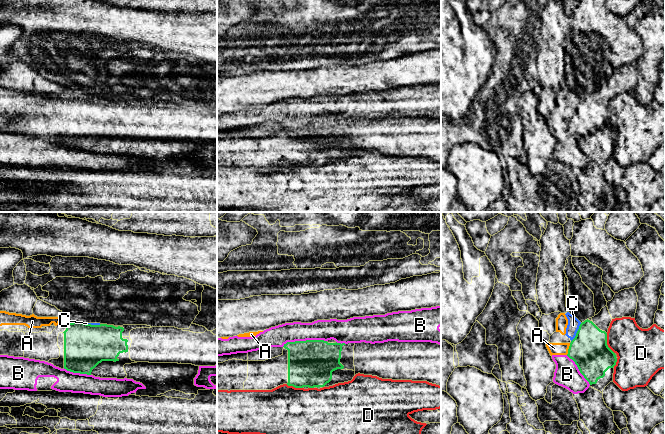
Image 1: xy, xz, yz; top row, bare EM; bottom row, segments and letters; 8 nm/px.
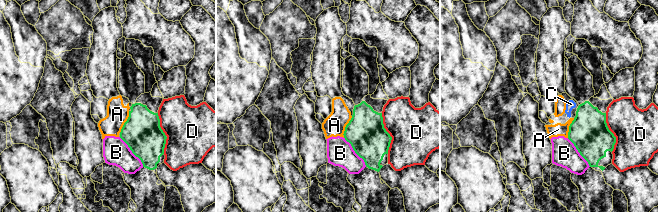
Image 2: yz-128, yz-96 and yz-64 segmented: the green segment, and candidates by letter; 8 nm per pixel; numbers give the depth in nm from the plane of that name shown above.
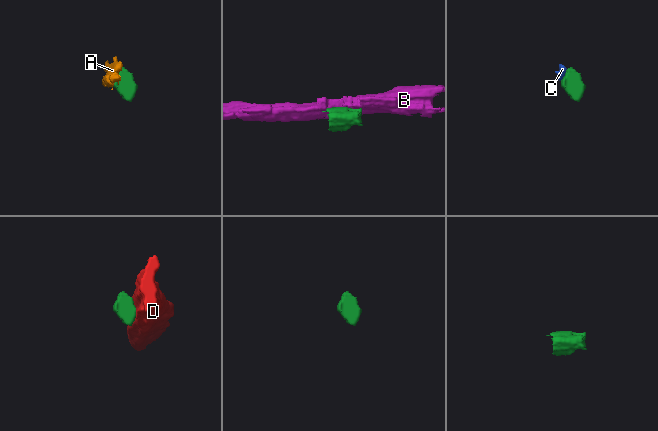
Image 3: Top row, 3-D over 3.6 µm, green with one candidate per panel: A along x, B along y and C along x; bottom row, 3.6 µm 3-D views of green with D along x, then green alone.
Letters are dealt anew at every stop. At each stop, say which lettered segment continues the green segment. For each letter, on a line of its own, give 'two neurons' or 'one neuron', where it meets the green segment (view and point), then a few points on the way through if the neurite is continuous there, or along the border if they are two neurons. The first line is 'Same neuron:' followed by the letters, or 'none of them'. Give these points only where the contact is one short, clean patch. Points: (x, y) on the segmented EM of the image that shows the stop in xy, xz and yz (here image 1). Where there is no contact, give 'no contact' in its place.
Same neuron: none of them
A: two neurons | yz (568, 349) | along yz (570, 343), (566, 354)
B: two neurons | xz (304, 341)
C: two neurons | yz (577, 332) | along yz (581, 323), (575, 337), (571, 341)
D: two neurons | yz (606, 343)

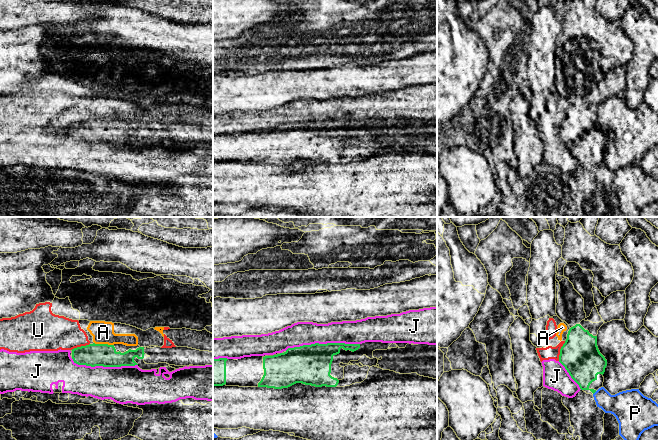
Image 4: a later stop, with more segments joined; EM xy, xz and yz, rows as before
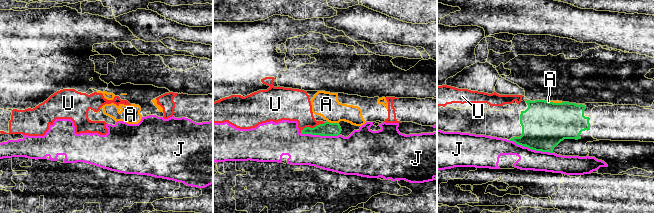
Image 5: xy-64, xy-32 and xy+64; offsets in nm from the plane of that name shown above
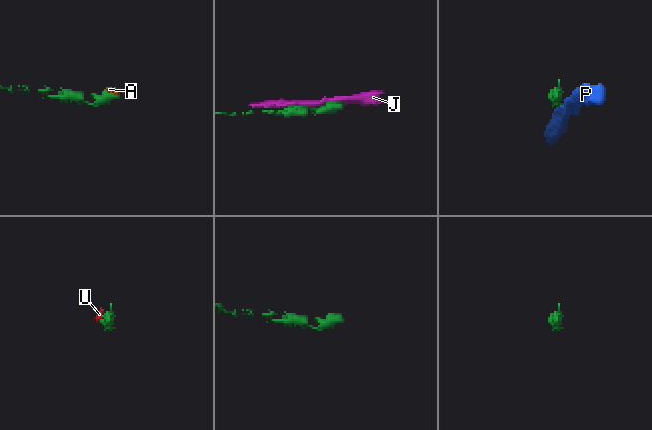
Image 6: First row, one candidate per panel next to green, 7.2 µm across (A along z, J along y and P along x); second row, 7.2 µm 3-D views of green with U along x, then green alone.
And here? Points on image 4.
Same neuron: none of them
A: two neurons | xy (104, 344) | along xy (94, 342), (113, 345)
J: two neurons | xz (322, 344)
P: two neurons | yz (594, 392) | along yz (596, 391), (593, 394)
U: two neurons | yz (560, 351) | along yz (565, 341), (560, 349), (558, 360)

